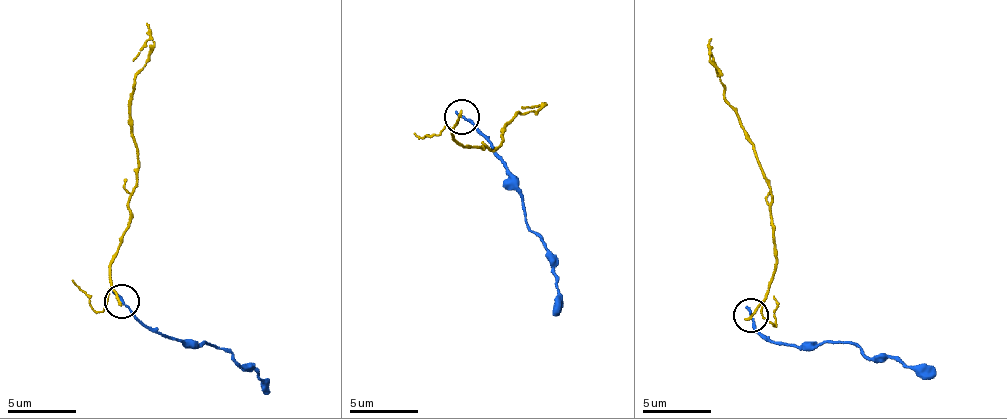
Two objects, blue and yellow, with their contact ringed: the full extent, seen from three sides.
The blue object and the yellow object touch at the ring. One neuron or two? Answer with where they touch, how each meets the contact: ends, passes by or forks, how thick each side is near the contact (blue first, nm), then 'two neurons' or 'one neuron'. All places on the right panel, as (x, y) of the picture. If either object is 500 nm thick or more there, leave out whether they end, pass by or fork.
place (750, 315); blue ends; yellow ends; calibres 200 and 200 nm; two neurons

